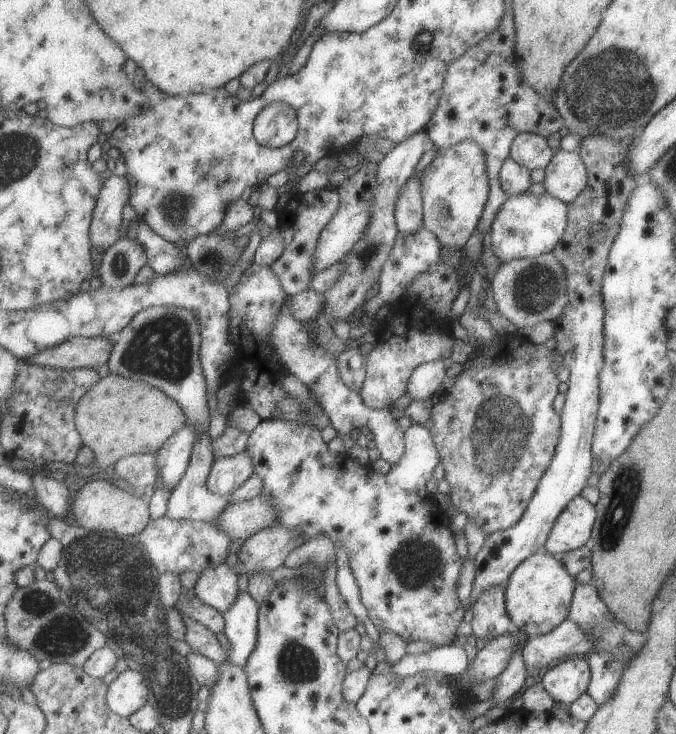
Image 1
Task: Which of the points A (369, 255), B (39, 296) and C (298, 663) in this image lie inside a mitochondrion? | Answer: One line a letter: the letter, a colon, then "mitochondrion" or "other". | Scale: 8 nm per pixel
A: mitochondrion
B: other
C: mitochondrion

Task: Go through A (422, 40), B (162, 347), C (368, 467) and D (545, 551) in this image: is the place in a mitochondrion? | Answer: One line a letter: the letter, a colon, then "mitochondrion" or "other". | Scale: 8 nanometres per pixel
A: mitochondrion
B: mitochondrion
C: other
D: other

